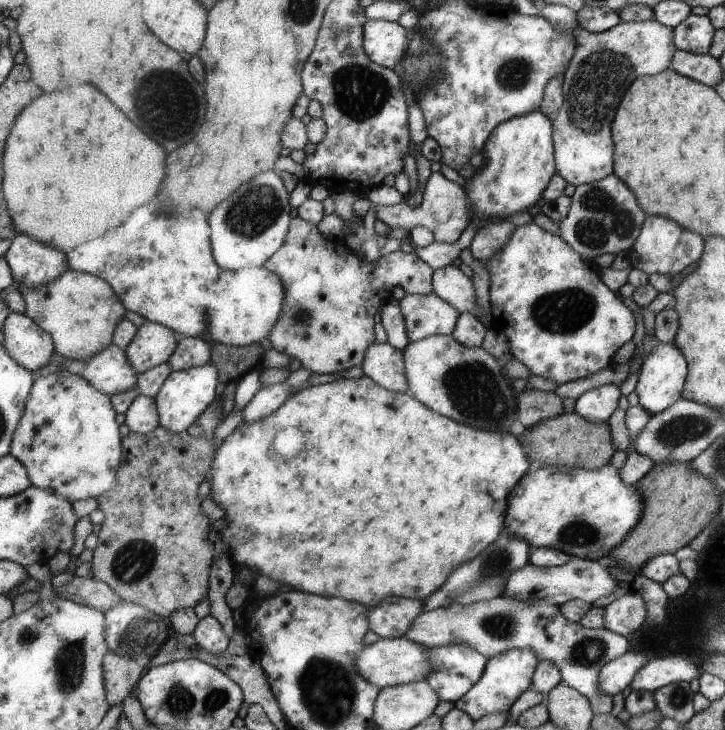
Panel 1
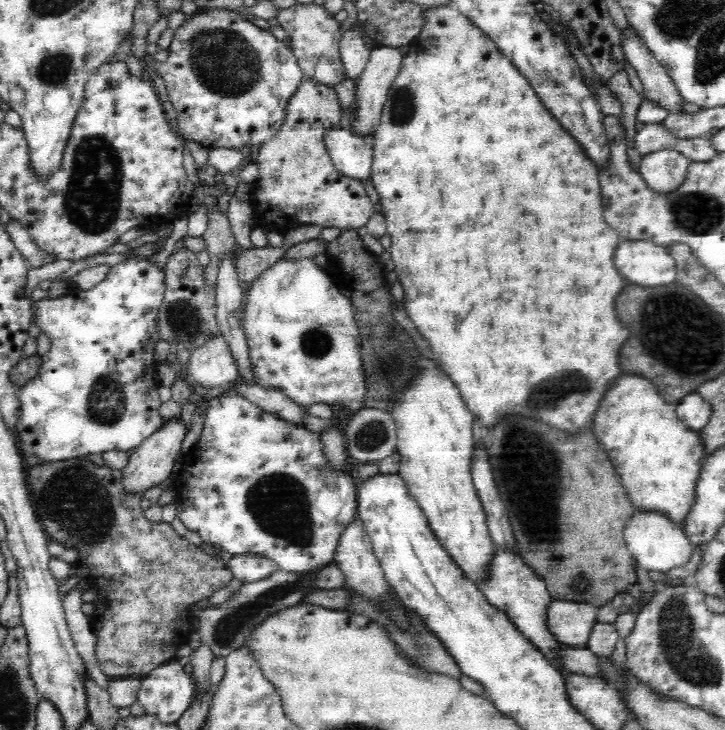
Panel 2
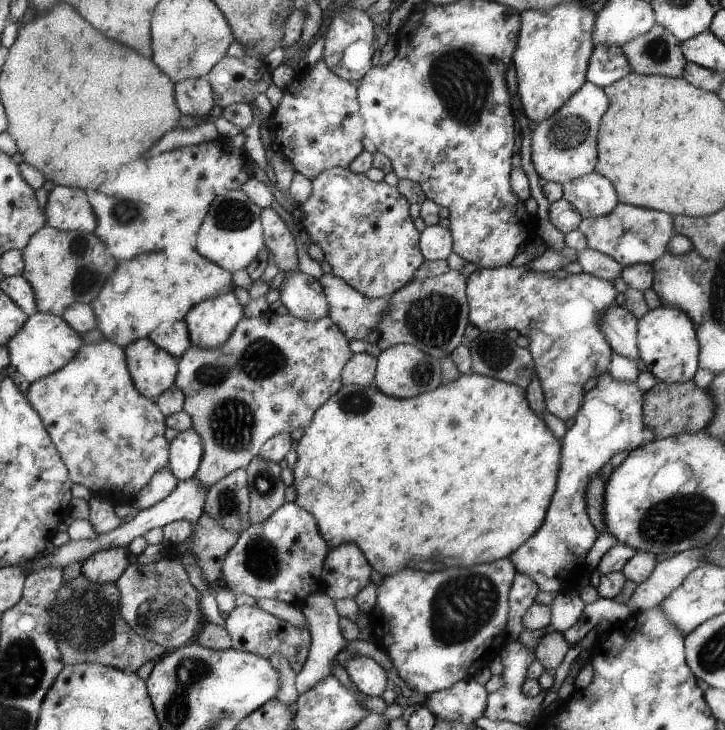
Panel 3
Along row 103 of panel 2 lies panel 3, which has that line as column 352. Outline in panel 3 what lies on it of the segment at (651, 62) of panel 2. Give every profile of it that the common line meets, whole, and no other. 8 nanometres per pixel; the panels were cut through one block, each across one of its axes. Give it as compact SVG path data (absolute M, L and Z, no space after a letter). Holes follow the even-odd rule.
M351 656L347 664L342 666L355 685L355 688L365 696L381 696L385 691L387 678L385 669L371 658Z

